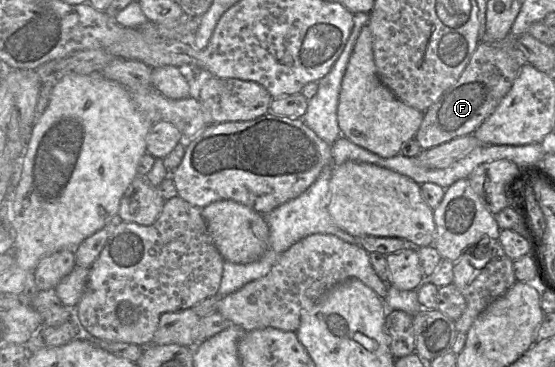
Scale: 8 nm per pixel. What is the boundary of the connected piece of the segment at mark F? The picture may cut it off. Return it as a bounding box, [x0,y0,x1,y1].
[414,41,521,150]

